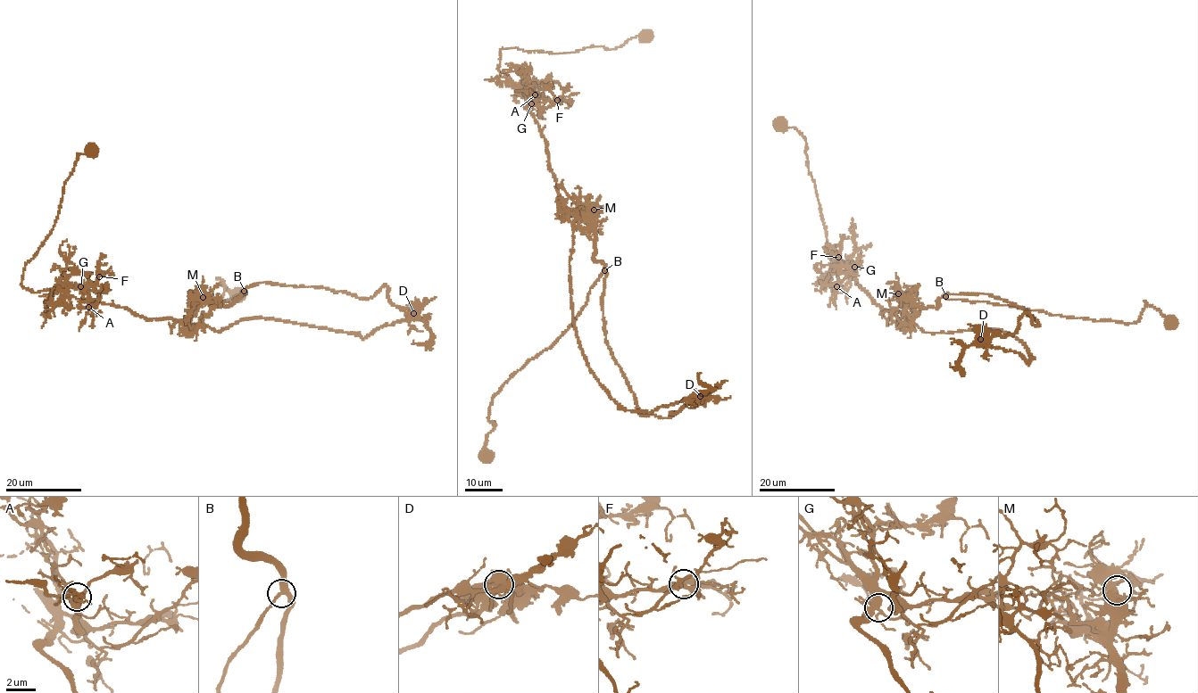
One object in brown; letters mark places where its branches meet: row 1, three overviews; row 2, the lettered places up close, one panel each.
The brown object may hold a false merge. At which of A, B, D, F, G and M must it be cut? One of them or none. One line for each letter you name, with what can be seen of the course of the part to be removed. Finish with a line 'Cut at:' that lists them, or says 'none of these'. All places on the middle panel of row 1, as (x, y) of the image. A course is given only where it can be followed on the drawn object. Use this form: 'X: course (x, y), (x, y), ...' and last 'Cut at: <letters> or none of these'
D: course (700, 396), (668, 417), (639, 412), (606, 339), (605, 270), (572, 325), (492, 399), (486, 463)
Cut at: D

